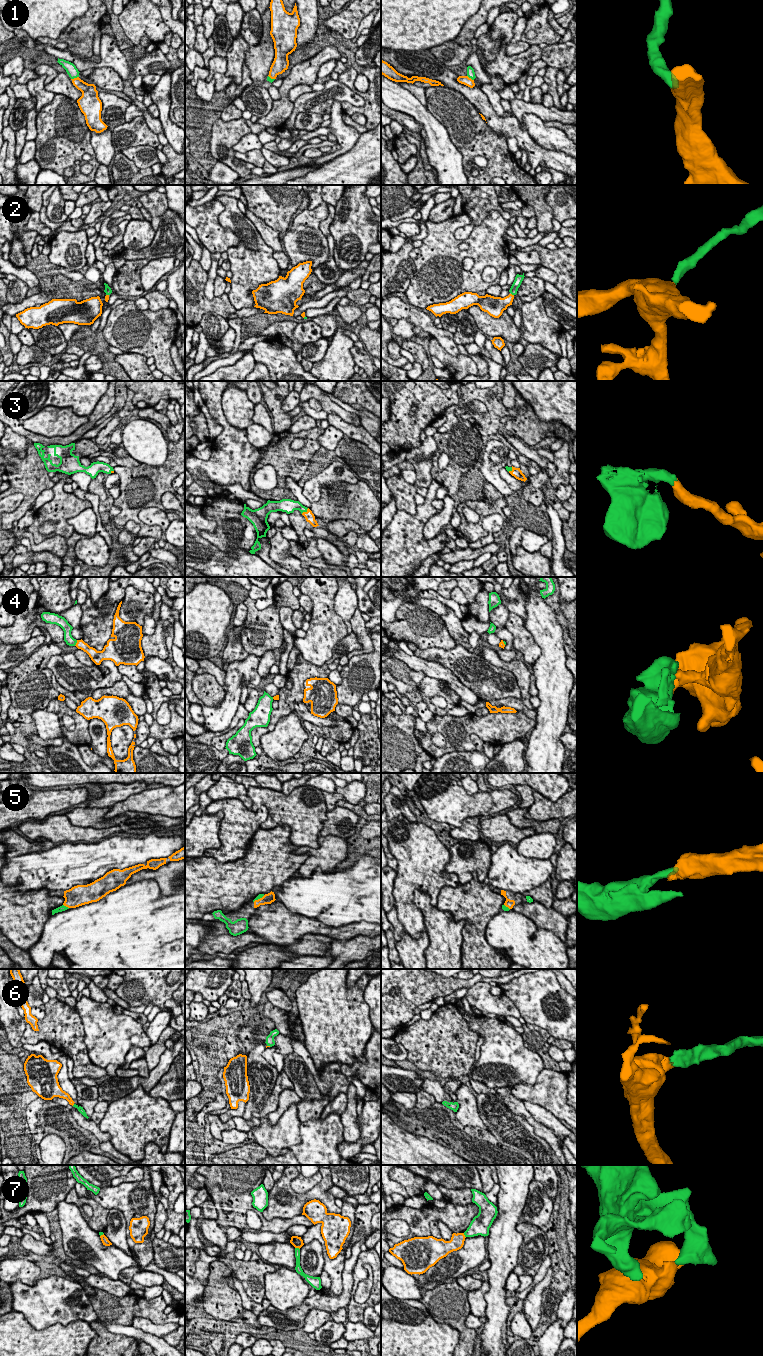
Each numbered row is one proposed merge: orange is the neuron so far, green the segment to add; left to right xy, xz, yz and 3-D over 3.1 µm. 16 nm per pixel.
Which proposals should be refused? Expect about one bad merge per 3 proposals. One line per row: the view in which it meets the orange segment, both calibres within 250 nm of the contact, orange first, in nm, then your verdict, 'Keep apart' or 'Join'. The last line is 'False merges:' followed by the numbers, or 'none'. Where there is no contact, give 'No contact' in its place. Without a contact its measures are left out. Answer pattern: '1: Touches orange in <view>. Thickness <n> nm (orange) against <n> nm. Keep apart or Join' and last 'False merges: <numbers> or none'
1: Touches orange in xy. Thickness 180 nm (orange) against 180 nm. Join
2: Touches orange in yz. Thickness 240 nm (orange) against 130 nm. Join
3: Touches orange in xz. Thickness 160 nm (orange) against 190 nm. Join
4: Touches orange in xy. Thickness 140 nm (orange) against 140 nm. Join
5: Touches orange in xy. Thickness 320 nm (orange) against 100 nm. Join
6: Touches orange in xz. Thickness 30 nm (orange) against 130 nm. Join
7: Touches orange in xz. Thickness 180 nm (orange) against 100 nm. Keep apart
False merges: 7

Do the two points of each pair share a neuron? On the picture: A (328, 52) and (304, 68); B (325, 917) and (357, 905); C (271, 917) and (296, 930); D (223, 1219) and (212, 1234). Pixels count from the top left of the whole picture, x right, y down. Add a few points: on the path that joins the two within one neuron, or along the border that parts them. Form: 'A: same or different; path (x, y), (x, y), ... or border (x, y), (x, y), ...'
A: same; path (322, 57), (310, 67)
B: same; path (333, 916), (339, 914), (349, 905)
C: same; path (277, 923), (282, 927), (290, 927)
D: different; border (215, 1220), (224, 1229)

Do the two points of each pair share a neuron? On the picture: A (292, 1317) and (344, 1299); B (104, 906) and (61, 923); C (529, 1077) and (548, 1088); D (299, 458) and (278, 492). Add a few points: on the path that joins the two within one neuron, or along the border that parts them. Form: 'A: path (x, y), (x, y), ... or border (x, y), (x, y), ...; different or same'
A: path (305, 1307), (313, 1302), (331, 1301); same
B: path (93, 912), (81, 919), (72, 921); same
C: border (544, 1069), (533, 1084), (517, 1083), (513, 1087); different
D: path (291, 466), (281, 476), (281, 484); same

